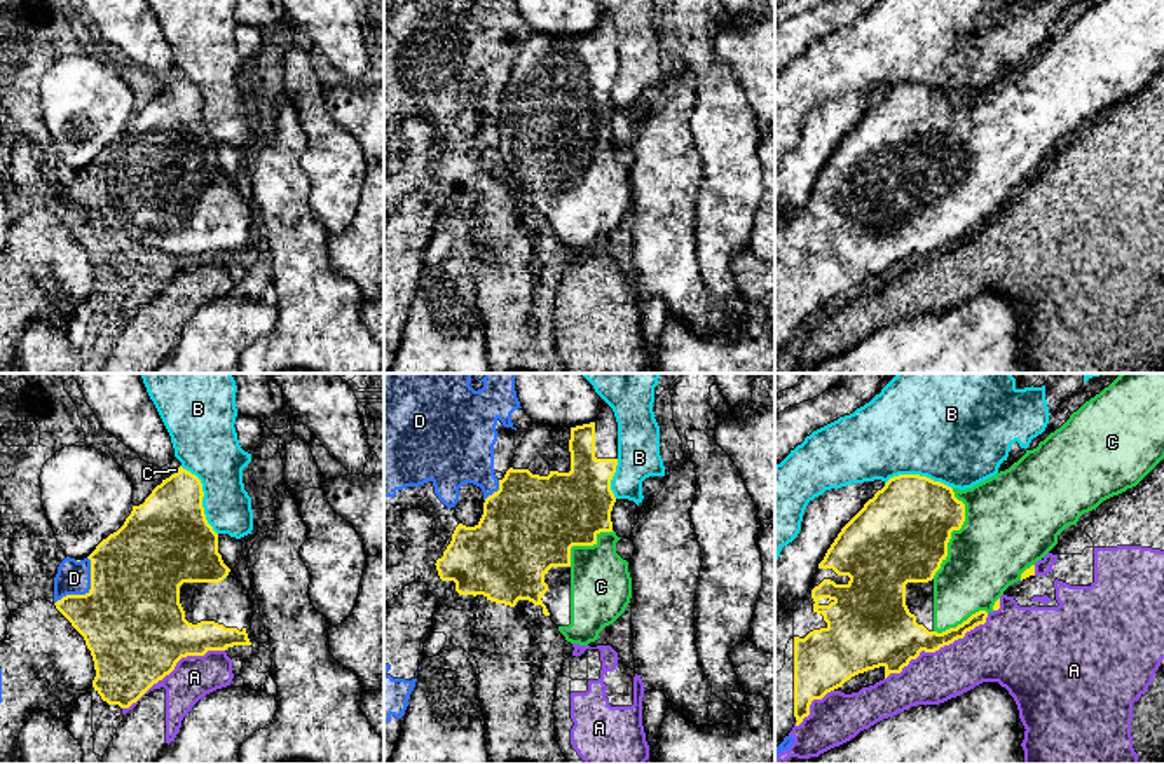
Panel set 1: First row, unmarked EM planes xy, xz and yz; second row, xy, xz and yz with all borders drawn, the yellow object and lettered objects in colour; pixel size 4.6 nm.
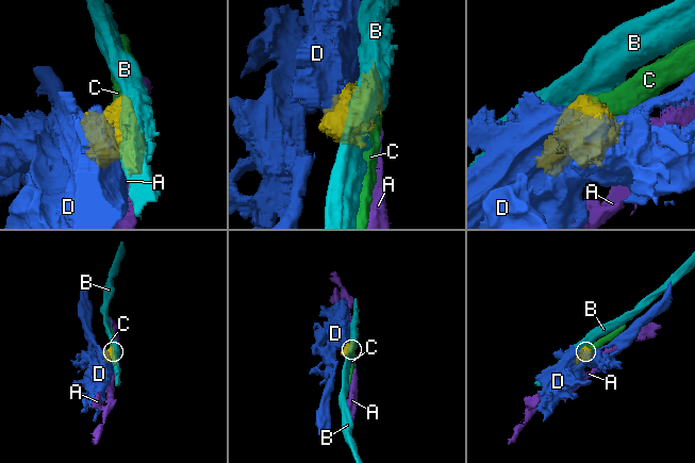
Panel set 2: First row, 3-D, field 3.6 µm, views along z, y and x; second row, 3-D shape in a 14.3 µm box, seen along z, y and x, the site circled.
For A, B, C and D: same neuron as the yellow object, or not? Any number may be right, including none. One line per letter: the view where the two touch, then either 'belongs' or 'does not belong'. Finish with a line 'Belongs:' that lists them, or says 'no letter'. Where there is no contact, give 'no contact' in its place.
A: contact in yz; does not belong
B: contact in xy; does not belong
C: contact in yz; belongs
D: contact in xy; does not belong
Belongs: C

